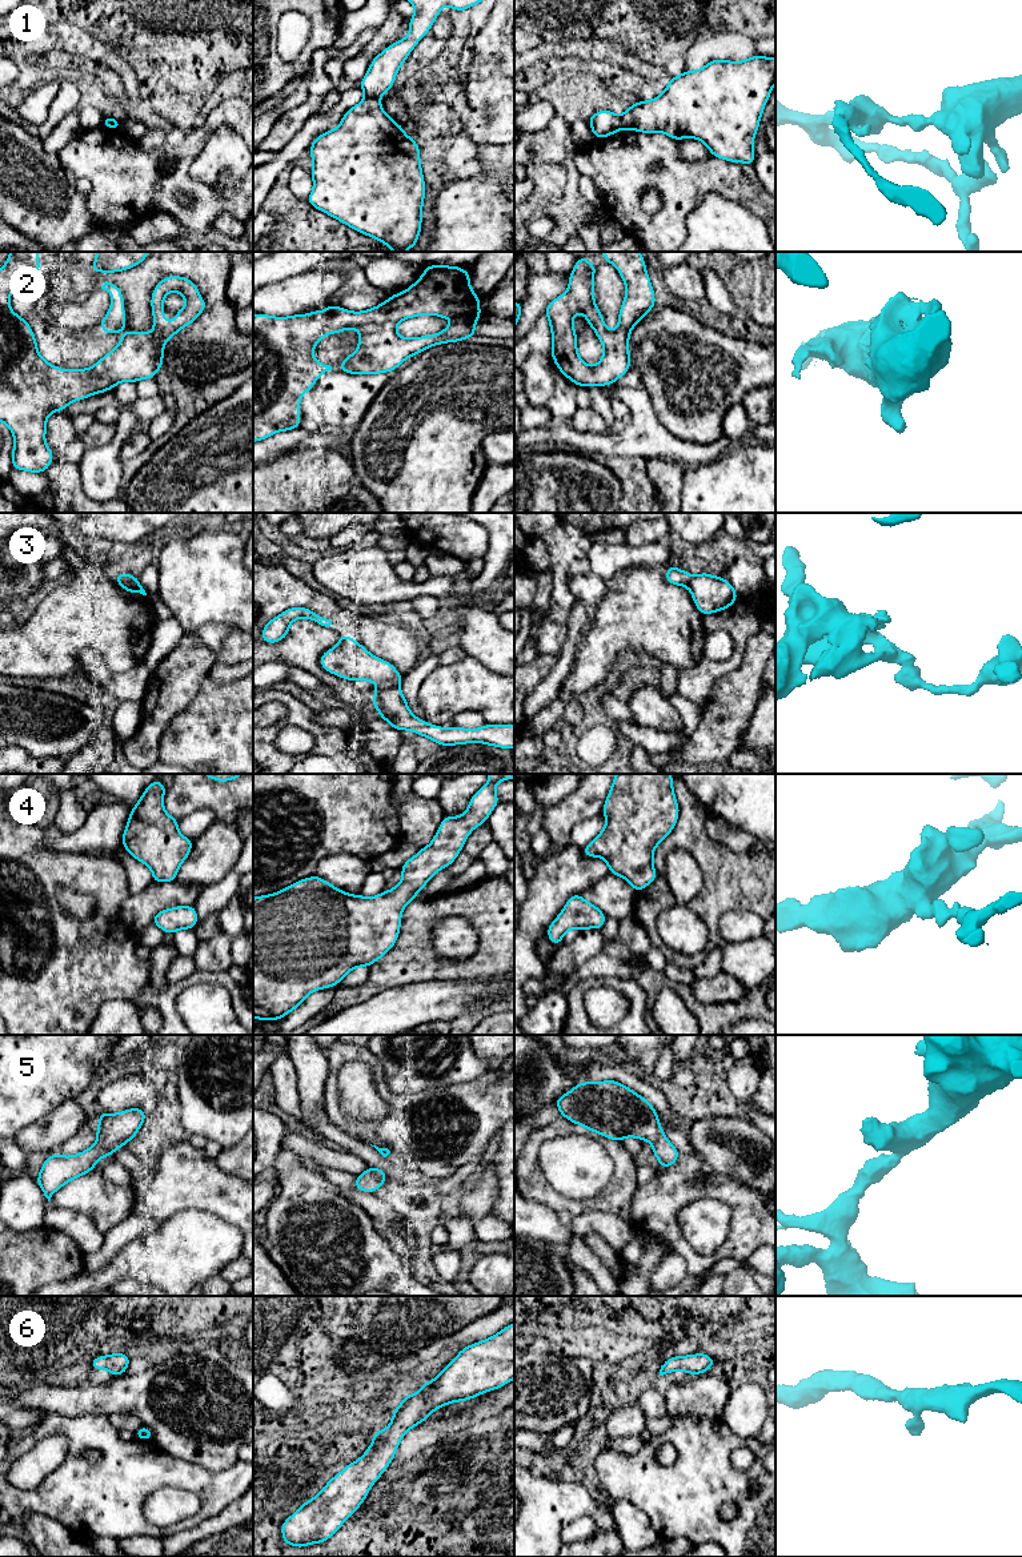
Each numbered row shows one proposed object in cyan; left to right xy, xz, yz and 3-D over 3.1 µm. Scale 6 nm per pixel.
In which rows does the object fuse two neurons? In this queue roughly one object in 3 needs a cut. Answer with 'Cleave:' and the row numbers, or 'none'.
Cleave: 1, 3

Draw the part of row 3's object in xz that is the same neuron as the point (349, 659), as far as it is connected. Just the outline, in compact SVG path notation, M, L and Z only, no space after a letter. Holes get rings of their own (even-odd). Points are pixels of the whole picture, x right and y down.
M340 633L340 642L326 650L320 665L328 673L348 681L370 681L378 690L398 689L402 681L392 663L372 655L353 638Z

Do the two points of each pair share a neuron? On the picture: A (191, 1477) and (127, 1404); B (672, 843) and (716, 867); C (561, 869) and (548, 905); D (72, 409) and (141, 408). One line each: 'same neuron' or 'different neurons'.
A: different neurons
B: same neuron
C: same neuron
D: same neuron

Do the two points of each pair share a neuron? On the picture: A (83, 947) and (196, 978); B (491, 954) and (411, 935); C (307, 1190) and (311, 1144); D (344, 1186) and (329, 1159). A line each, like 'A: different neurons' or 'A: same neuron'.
A: different neurons
B: same neuron
C: different neurons
D: different neurons

